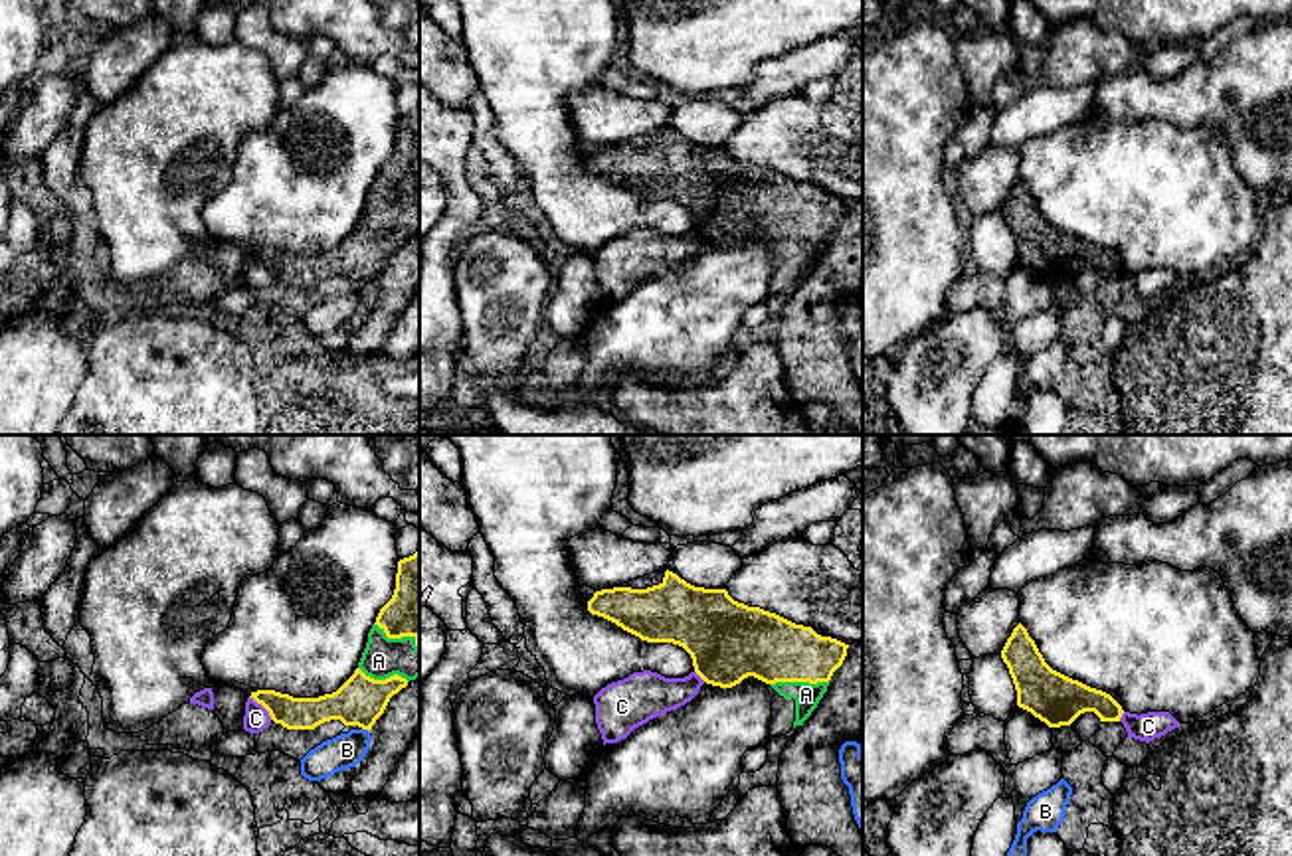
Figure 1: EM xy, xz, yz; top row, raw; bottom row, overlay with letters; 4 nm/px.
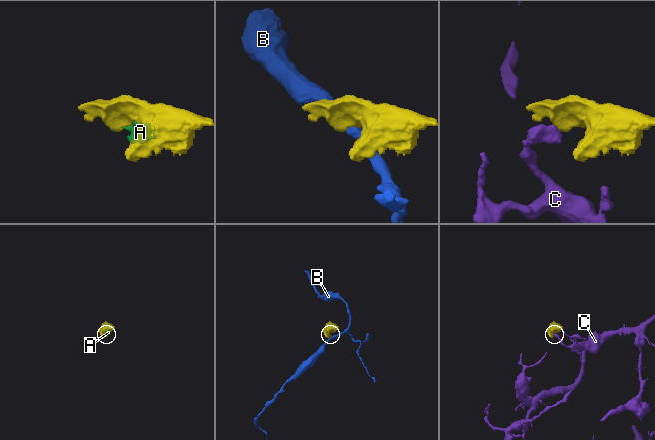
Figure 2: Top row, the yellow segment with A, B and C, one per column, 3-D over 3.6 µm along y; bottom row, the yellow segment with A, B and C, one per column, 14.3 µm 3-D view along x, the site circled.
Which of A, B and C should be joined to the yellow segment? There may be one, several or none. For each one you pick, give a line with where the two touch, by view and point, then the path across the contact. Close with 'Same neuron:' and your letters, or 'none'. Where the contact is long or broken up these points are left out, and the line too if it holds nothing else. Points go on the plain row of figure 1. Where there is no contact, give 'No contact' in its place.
A: Touches yellow at xz (798, 238)
Same neuron: A

